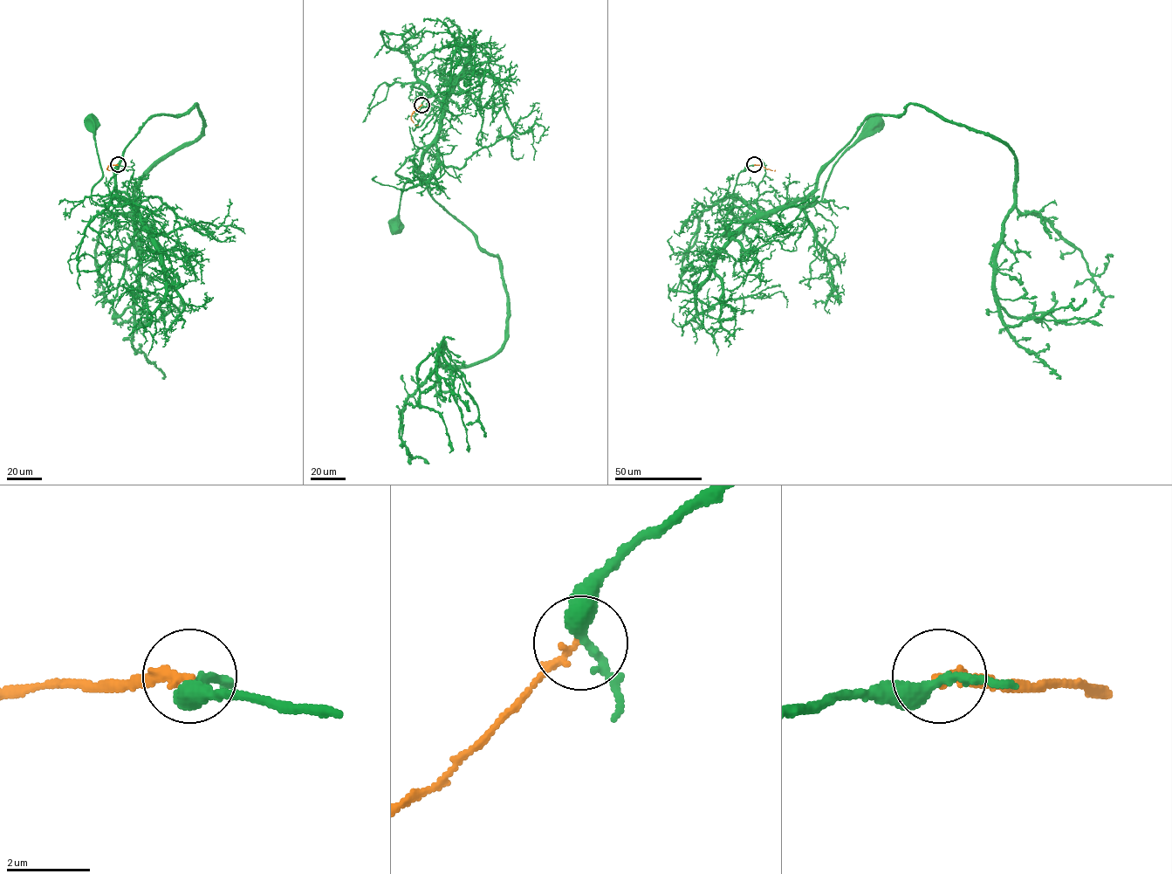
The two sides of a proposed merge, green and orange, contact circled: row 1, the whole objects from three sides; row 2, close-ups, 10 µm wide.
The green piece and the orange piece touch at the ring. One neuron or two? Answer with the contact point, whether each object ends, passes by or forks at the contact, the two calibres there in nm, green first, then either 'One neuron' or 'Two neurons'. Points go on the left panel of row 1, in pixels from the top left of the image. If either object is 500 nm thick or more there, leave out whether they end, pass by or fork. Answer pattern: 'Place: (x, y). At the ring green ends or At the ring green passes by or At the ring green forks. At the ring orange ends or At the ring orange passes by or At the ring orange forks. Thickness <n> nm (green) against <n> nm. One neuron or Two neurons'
Place: (118, 164). At the ring green passes by. At the ring orange ends. Thickness 320 nm (green) against 180 nm. Two neurons

